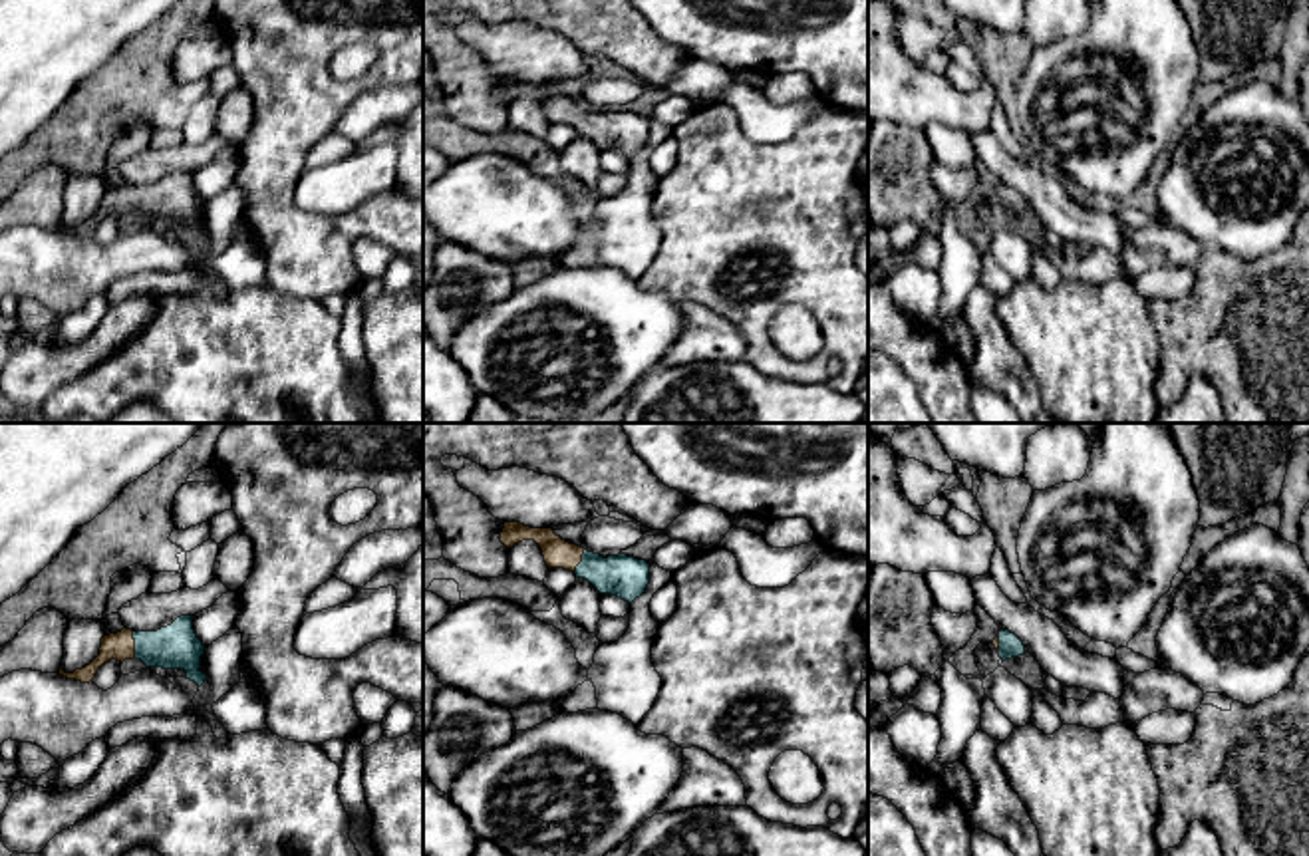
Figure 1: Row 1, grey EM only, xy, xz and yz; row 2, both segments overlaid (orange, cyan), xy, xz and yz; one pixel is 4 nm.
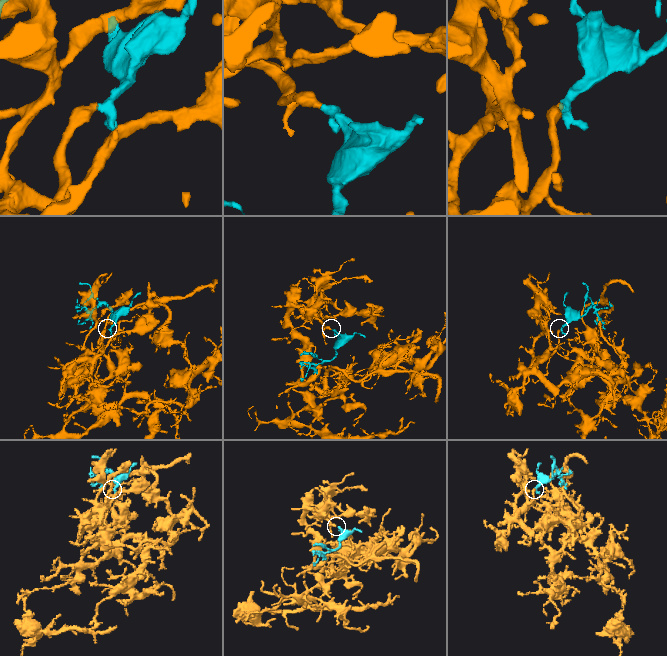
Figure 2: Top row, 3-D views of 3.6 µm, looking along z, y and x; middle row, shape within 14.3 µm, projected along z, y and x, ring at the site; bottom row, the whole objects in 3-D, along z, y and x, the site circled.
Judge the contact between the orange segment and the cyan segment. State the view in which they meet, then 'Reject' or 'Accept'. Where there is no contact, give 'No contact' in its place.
Touches orange in xy. Accept

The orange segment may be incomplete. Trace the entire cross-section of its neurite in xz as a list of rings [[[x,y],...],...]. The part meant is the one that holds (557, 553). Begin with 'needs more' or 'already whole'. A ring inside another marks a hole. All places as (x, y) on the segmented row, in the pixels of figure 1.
needs more | [[[505,522],[501,542],[507,548],[522,540],[534,540],[548,568],[564,568],[576,578],[588,580],[600,594],[618,596],[626,602],[640,598],[650,584],[650,564],[634,556],[600,556],[554,534],[552,528],[530,528],[520,522]]]

